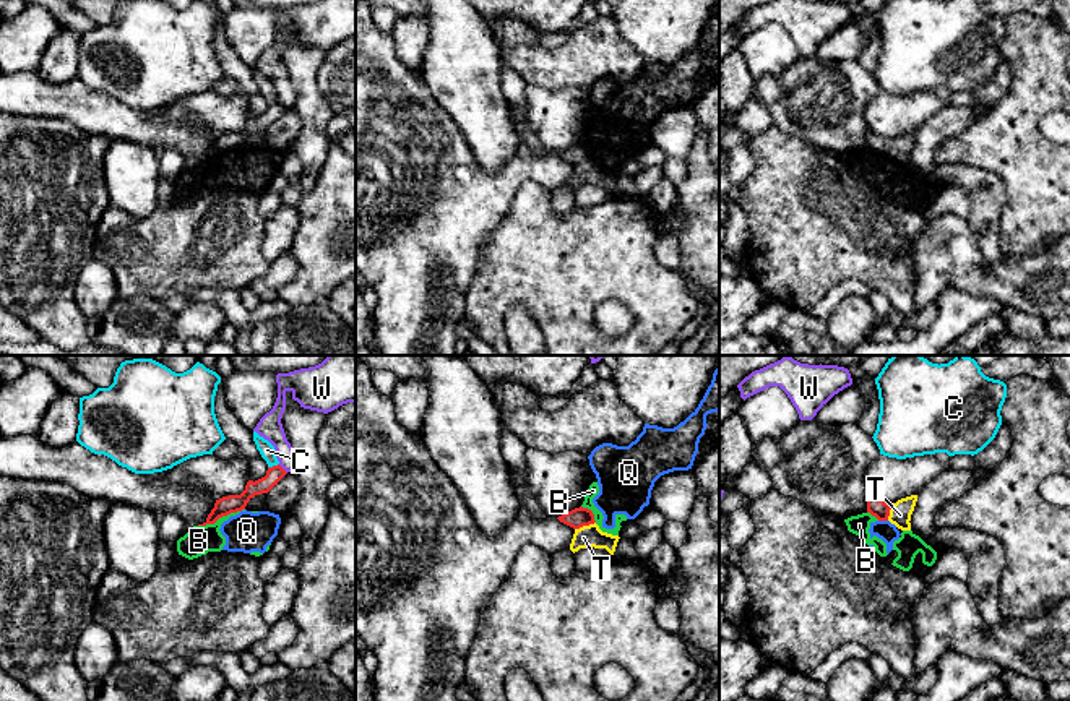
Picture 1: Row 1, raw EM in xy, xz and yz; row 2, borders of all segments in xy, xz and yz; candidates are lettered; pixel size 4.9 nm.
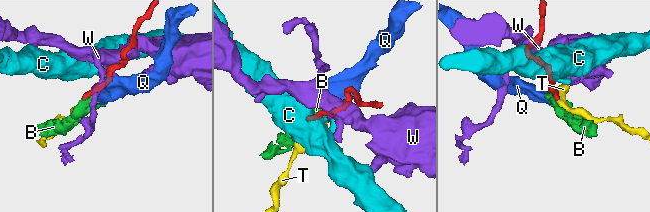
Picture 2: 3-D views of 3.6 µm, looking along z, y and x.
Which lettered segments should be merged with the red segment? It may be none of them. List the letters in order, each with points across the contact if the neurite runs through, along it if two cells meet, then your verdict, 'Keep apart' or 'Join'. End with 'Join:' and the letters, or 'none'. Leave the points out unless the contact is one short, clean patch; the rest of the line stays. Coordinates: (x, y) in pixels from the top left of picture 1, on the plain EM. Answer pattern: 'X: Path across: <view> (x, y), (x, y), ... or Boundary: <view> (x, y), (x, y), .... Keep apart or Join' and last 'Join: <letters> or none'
B: Boundary: xy (244, 145), (198, 163). Keep apart
C: Boundary: xy (278, 99), (268, 104). Keep apart
Q: Boundary: yz (879, 156), (887, 158). Keep apart
T: Path across: xz (577, 154), (585, 161), (588, 172). Join
W: Keep apart
Join: T

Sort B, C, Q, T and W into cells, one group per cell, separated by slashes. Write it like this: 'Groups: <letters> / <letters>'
Groups: B Q / C / T / W

